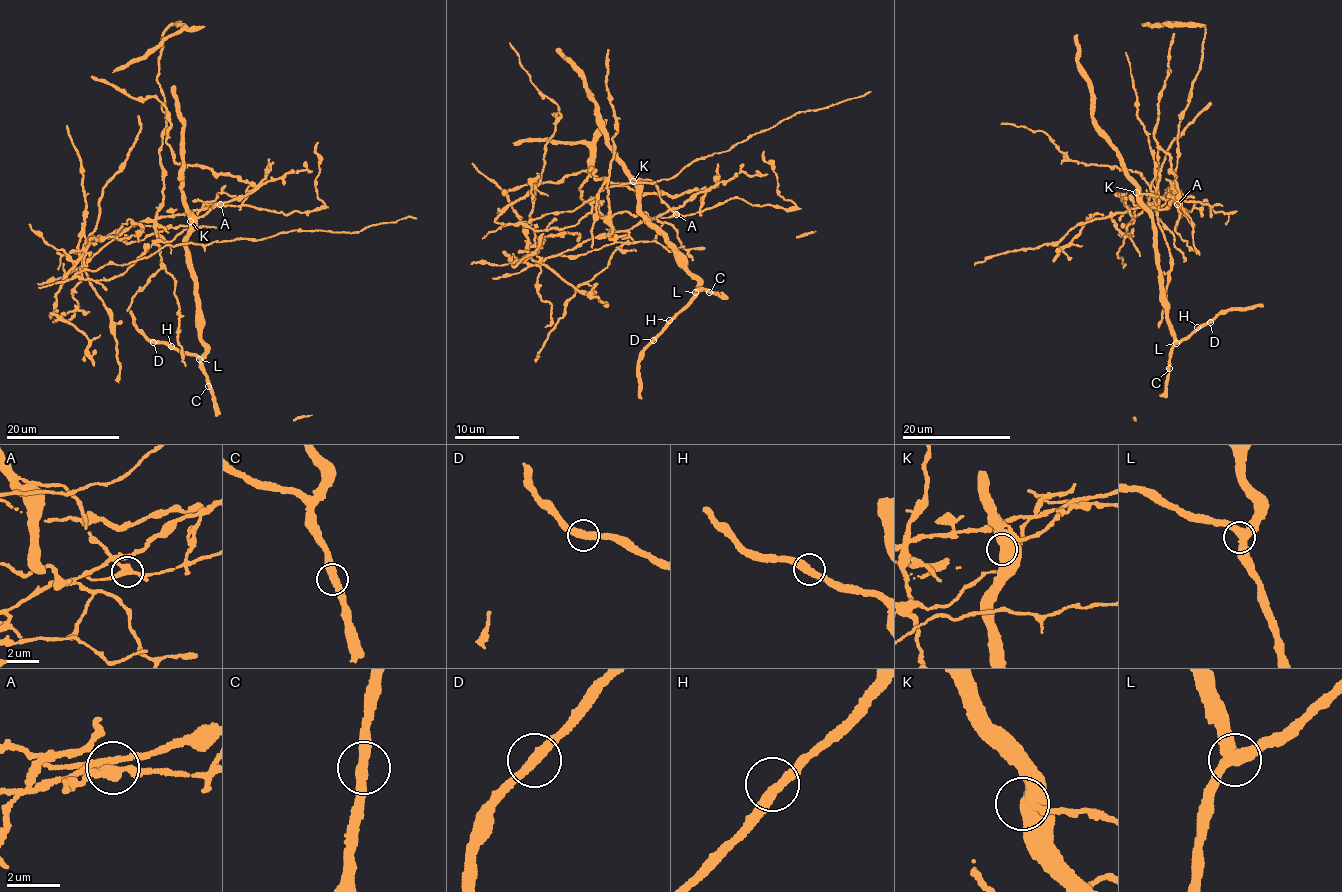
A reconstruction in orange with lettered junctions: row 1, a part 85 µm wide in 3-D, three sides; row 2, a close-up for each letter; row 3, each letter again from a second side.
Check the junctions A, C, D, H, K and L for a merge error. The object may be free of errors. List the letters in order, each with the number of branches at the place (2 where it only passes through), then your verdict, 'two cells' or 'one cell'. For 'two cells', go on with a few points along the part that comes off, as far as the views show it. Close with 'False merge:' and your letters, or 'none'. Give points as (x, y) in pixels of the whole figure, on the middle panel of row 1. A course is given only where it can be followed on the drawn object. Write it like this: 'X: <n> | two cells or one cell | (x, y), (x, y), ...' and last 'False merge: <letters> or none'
A: 3 | two cells | (676, 214), (527, 226), (611, 186), (675, 178), (801, 112), (871, 91)
C: 2 | one cell
D: 2 | one cell
H: 2 | one cell
K: 2 | one cell
L: 3 | one cell
False merge: A

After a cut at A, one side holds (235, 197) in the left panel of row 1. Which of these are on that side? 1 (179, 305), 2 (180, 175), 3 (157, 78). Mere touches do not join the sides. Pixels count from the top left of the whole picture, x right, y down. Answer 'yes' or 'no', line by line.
1: yes
2: no
3: yes

